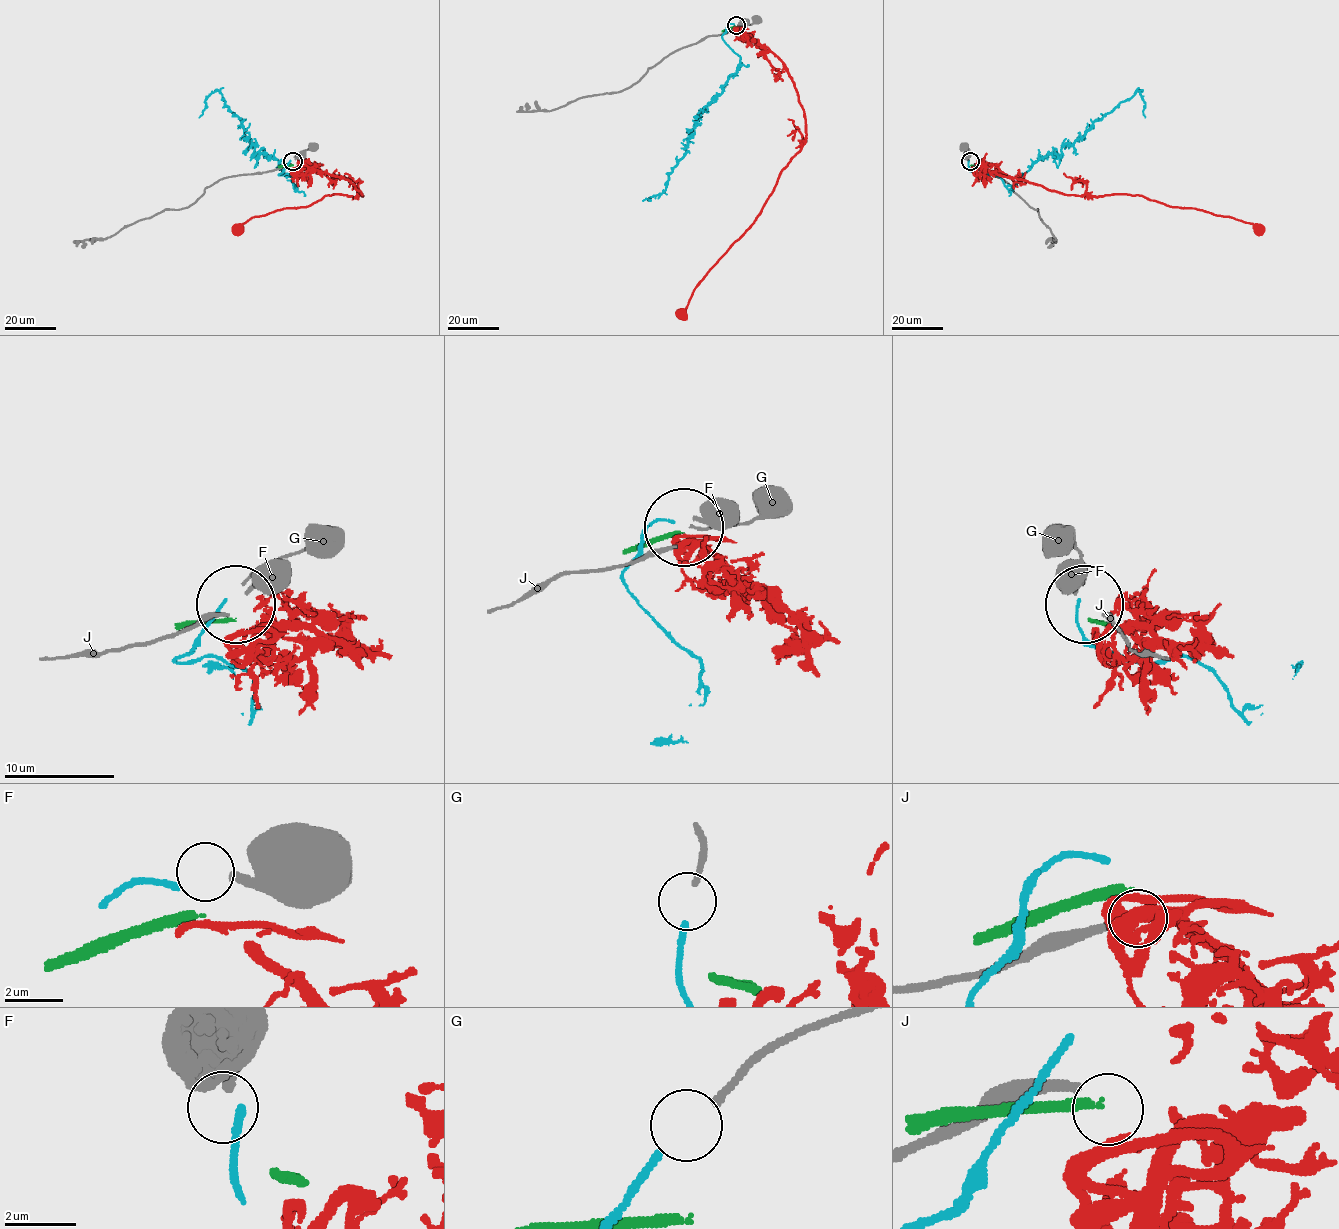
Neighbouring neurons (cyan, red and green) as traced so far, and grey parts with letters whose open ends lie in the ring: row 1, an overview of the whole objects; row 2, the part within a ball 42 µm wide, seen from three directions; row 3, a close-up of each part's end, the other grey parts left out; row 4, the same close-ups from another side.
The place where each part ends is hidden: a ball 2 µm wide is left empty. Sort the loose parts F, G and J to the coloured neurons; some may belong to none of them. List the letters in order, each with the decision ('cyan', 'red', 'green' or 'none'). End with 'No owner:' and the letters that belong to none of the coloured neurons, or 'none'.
F: none
G: cyan
J: red
No owner: F

